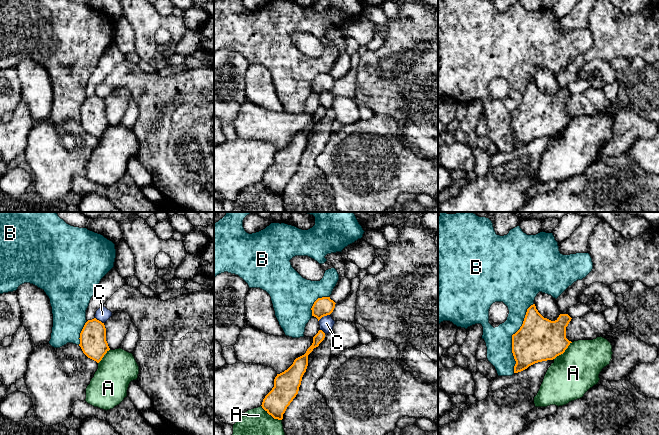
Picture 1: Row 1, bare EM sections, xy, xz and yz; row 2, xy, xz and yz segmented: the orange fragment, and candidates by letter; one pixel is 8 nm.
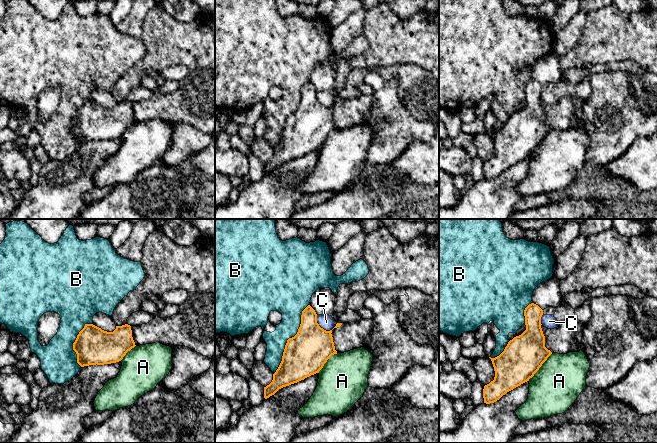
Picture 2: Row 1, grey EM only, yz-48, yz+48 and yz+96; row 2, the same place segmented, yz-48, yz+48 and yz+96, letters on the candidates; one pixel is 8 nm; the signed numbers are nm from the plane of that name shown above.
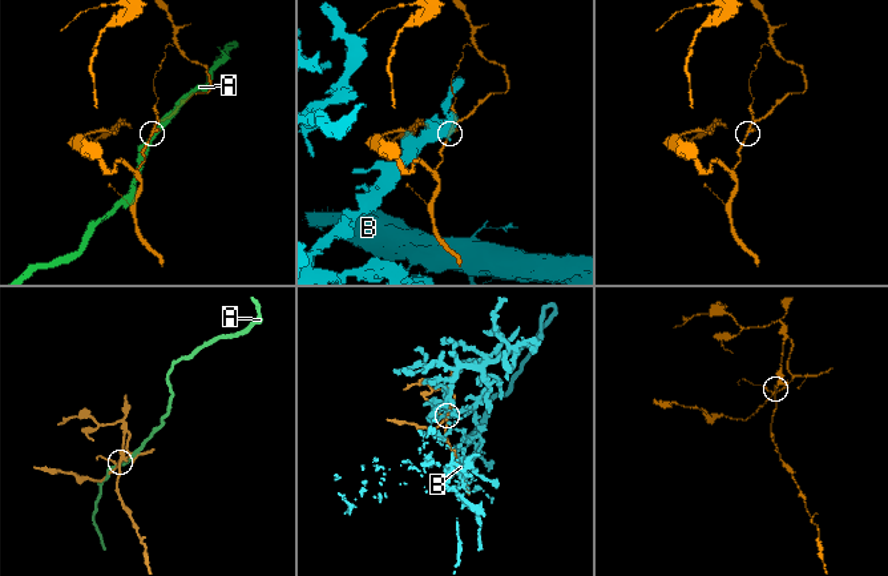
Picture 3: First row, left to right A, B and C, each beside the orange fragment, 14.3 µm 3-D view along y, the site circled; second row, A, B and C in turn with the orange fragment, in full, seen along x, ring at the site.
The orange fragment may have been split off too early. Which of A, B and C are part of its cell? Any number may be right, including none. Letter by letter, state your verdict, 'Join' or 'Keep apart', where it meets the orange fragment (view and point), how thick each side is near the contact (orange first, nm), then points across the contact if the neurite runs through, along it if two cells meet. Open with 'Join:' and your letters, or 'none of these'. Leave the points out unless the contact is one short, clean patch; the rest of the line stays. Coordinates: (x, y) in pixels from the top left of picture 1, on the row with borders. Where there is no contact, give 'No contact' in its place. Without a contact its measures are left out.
Join: none of these
A: Keep apart. Touches orange at xz (271, 415). Thickness 200 nm (orange) against 220 nm
B: Keep apart. Touches orange at yz (512, 338). Thickness 360 nm (orange) against 220 nm
C: Keep apart. Touches orange at xz (323, 316). Thickness 150 nm (orange) against 120 nm. Boundary: xz (329, 314), (318, 320)

